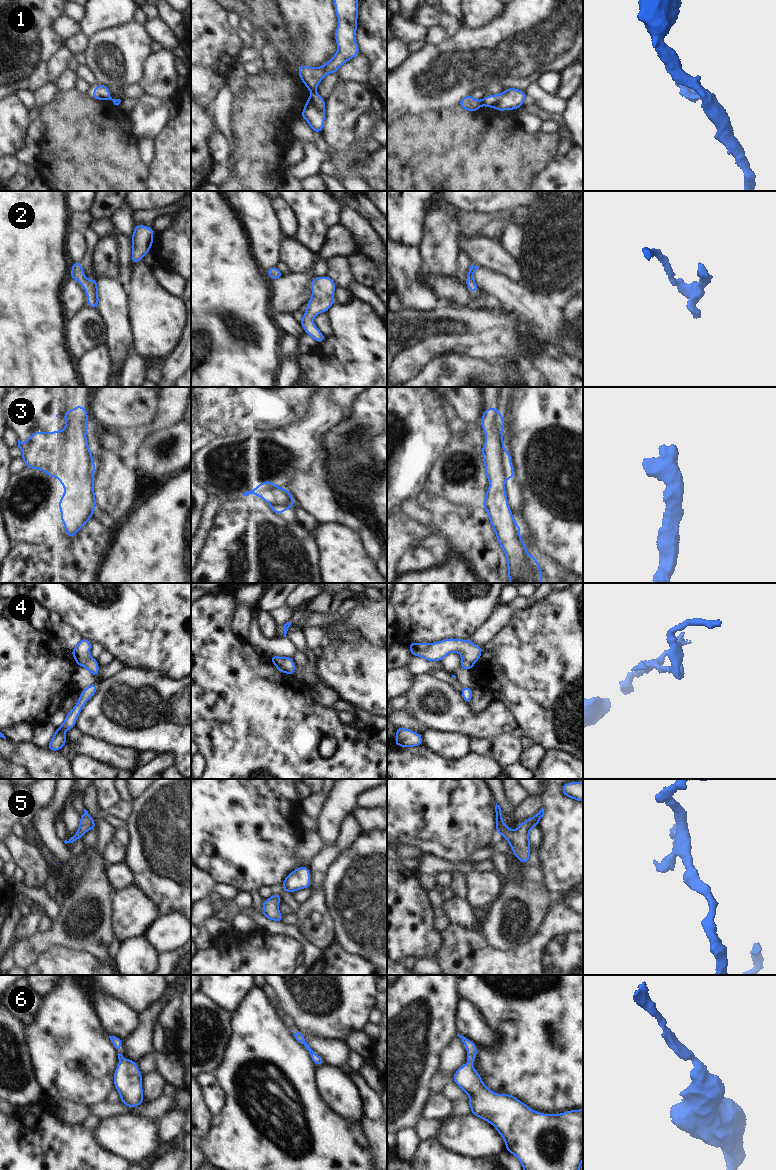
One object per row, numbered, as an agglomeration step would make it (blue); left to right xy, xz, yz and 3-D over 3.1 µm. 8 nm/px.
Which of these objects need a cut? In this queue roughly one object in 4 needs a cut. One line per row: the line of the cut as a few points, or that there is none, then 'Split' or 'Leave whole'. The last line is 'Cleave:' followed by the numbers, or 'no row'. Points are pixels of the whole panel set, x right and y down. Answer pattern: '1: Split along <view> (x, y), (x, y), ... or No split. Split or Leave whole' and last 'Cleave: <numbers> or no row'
1: Split along yz (482, 100), (483, 104). Split
2: No split. Leave whole
3: No split. Leave whole
4: No split. Leave whole
5: No split. Leave whole
6: No split. Leave whole
Cleave: 1

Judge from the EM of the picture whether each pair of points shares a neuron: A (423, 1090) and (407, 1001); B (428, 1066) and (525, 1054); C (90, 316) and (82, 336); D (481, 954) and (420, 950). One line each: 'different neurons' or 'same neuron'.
A: same neuron
B: different neurons
C: same neuron
D: different neurons

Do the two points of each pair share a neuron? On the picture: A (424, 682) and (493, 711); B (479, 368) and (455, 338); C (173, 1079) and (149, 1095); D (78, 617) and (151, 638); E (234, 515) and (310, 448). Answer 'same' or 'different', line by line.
A: same
B: different
C: different
D: same
E: different

